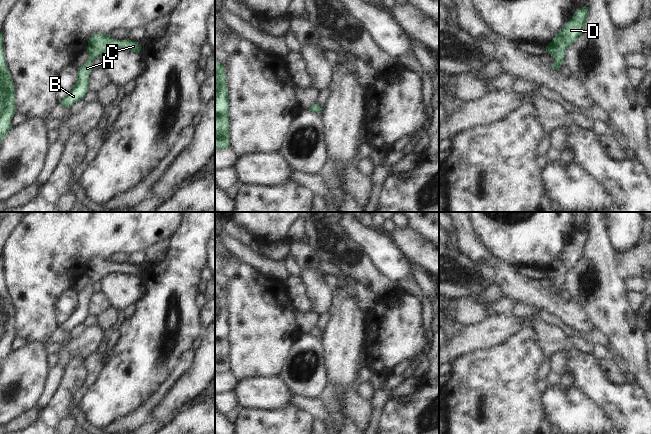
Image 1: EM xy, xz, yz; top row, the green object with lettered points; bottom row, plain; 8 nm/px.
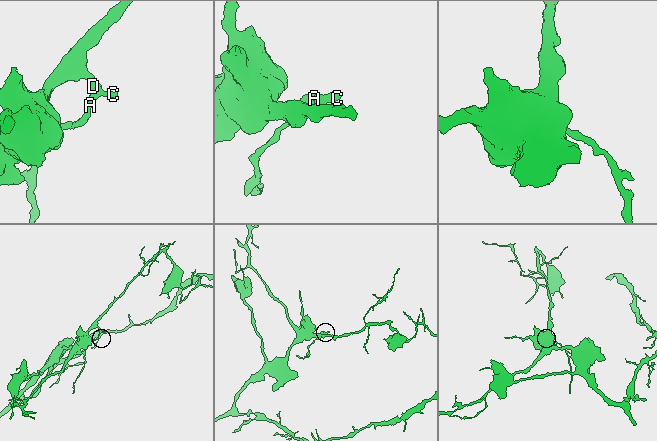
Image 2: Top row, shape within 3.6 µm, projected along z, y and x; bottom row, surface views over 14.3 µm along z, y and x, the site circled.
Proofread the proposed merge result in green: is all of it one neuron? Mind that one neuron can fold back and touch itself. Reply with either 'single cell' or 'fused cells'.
single cell

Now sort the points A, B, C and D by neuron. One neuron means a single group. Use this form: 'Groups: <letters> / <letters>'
Groups: A B C D

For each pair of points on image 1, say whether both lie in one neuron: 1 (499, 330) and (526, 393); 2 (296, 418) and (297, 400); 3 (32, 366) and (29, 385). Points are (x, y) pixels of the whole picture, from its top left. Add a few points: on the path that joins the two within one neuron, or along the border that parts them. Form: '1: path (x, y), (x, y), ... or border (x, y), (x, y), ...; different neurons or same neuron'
1: border (524, 329), (501, 344), (481, 348); different neurons
2: border (292, 404), (308, 411), (315, 418); different neurons
3: path (29, 371), (29, 380); same neuron

